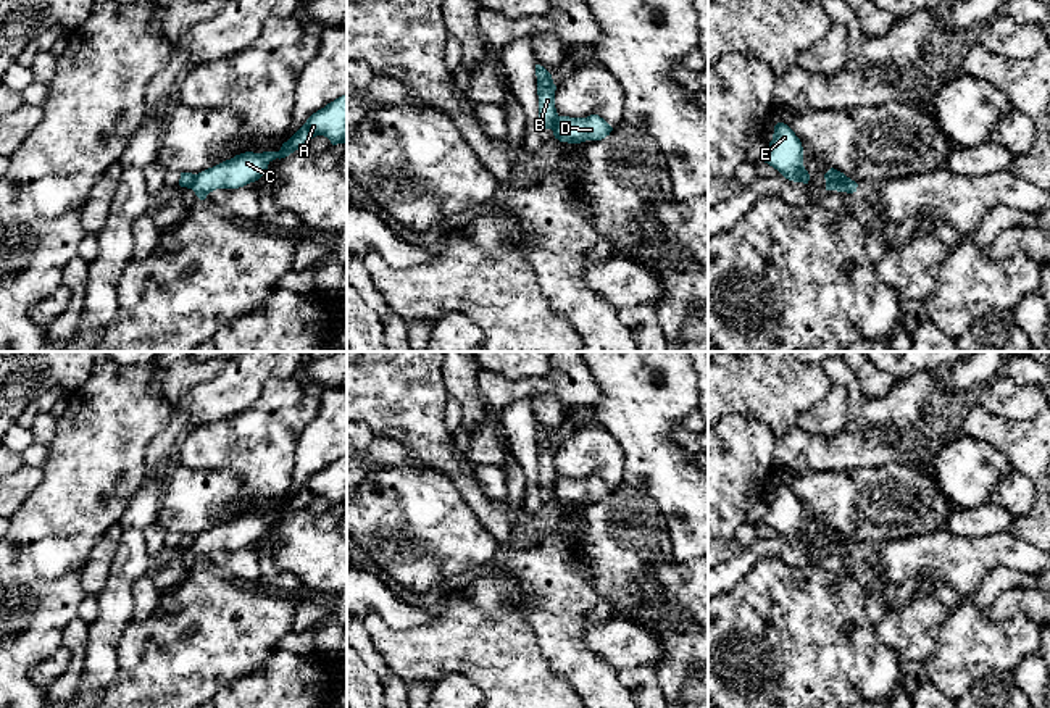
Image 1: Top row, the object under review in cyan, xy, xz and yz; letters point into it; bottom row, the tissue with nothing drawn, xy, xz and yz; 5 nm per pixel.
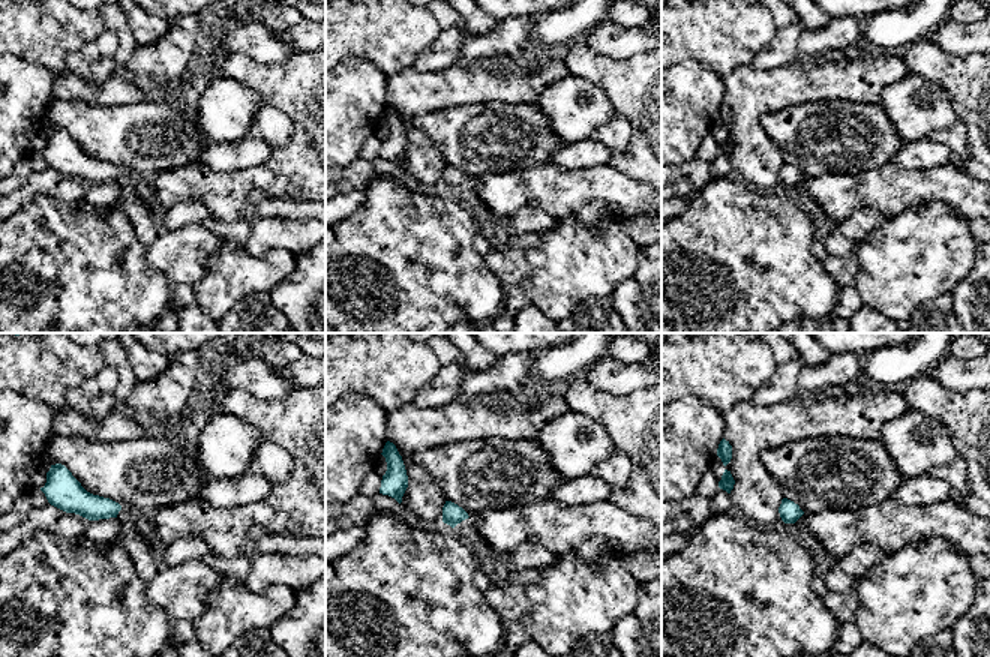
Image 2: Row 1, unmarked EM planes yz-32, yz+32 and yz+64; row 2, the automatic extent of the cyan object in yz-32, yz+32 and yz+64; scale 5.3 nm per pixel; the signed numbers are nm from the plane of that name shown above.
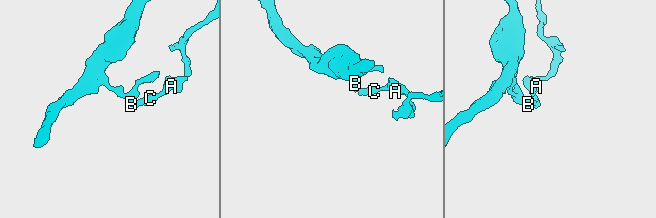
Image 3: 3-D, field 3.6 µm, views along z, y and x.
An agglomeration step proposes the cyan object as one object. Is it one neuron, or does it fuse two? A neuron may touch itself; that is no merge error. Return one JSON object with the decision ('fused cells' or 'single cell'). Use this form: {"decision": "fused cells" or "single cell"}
{"decision": "fused cells"}

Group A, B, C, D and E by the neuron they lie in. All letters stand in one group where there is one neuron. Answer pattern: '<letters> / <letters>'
A C D / B E

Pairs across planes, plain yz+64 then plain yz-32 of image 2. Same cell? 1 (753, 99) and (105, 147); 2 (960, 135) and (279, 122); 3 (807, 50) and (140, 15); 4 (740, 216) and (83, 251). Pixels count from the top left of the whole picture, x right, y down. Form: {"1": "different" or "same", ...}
{"1": "different", "2": "same", "3": "different", "4": "same"}

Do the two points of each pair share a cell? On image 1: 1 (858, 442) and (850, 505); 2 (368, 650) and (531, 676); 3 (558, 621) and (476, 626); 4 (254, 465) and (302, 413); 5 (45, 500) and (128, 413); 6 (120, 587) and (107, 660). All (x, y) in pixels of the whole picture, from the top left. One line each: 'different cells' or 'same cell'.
1: different cells
2: different cells
3: different cells
4: same cell
5: same cell
6: same cell

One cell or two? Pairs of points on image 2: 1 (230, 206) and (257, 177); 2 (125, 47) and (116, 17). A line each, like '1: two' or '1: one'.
1: one
2: one

